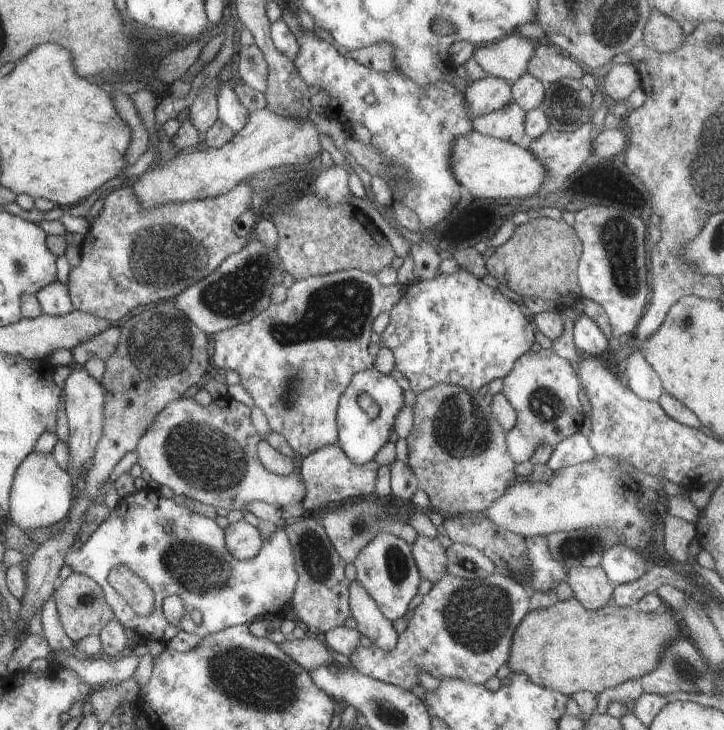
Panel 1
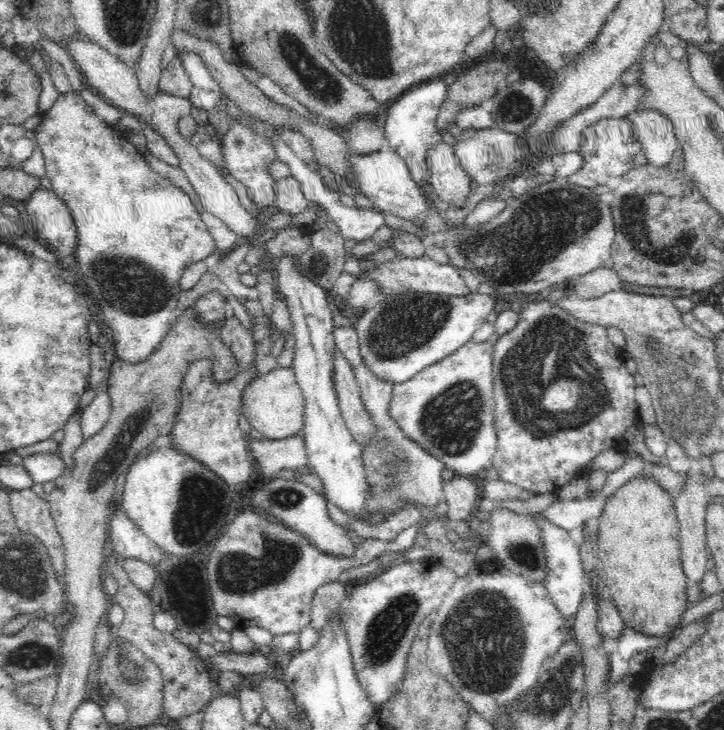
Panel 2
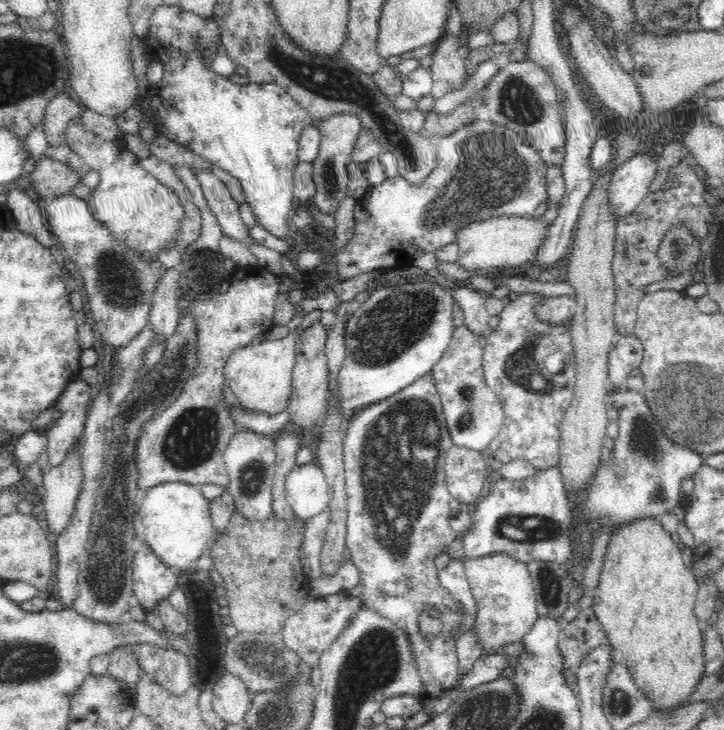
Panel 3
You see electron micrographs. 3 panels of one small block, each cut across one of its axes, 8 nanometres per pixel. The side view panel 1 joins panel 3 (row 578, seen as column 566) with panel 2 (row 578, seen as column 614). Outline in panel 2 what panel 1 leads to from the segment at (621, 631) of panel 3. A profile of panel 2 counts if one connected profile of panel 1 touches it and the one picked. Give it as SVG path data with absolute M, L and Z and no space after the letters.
M636 476L618 488L606 502L600 524L596 526L596 554L602 562L602 576L610 588L610 600L618 608L624 624L632 630L654 636L654 638L674 638L682 614L690 608L686 600L688 576L682 566L682 548L680 548L680 520L676 514L674 494L668 494L654 478Z

